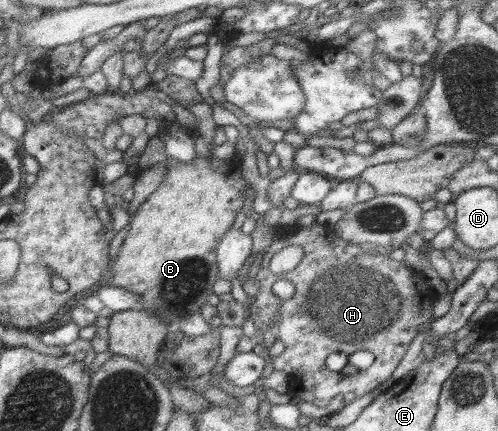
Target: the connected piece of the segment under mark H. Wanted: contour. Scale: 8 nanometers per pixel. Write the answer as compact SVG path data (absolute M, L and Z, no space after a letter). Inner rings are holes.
M315 221L312 225L308 227L300 227L300 226L293 226L291 227L290 231L286 231L284 235L281 235L278 240L274 241L272 245L267 249L267 254L263 257L262 261L259 261L258 267L254 270L252 276L253 280L260 284L260 291L257 293L256 298L254 301L254 308L262 310L262 314L264 314L264 321L260 321L260 325L269 325L273 320L275 315L280 315L282 318L282 322L278 325L277 333L278 338L283 342L285 345L285 349L283 353L280 353L277 358L273 358L276 360L274 364L275 371L282 371L282 373L286 373L286 375L290 375L290 379L294 379L294 385L298 385L298 387L290 387L289 393L293 396L294 399L299 401L311 401L318 407L328 407L330 405L330 401L332 401L333 397L336 397L339 393L343 395L343 403L344 405L348 405L352 403L356 398L365 396L366 394L370 394L372 391L376 390L381 383L384 383L386 379L390 378L392 372L397 369L397 366L402 361L405 354L410 350L410 348L416 346L417 342L419 341L419 336L416 333L416 330L419 325L423 323L432 321L433 317L431 314L432 305L436 303L436 296L433 288L429 285L428 279L426 279L425 274L422 270L414 270L411 271L404 265L403 262L398 262L395 260L390 259L389 251L385 247L380 247L378 245L372 245L369 243L360 243L358 245L352 243L352 245L348 245L346 241L336 237L334 235L334 231L328 224L320 224ZM290 245L300 245L302 249L304 249L304 258L302 258L302 262L298 264L298 266L288 273L283 273L282 275L276 275L269 271L269 264L271 263L271 258L278 253L278 251L282 251L284 247L290 247ZM279 280L287 280L288 282L292 283L295 287L295 294L289 300L282 300L279 299L277 296L274 295L272 286L275 282ZM351 351L367 351L374 354L376 359L372 366L366 371L358 371L357 374L354 376L342 376L341 372L330 371L328 367L326 367L326 358L334 353L334 352L346 352L350 353Z

